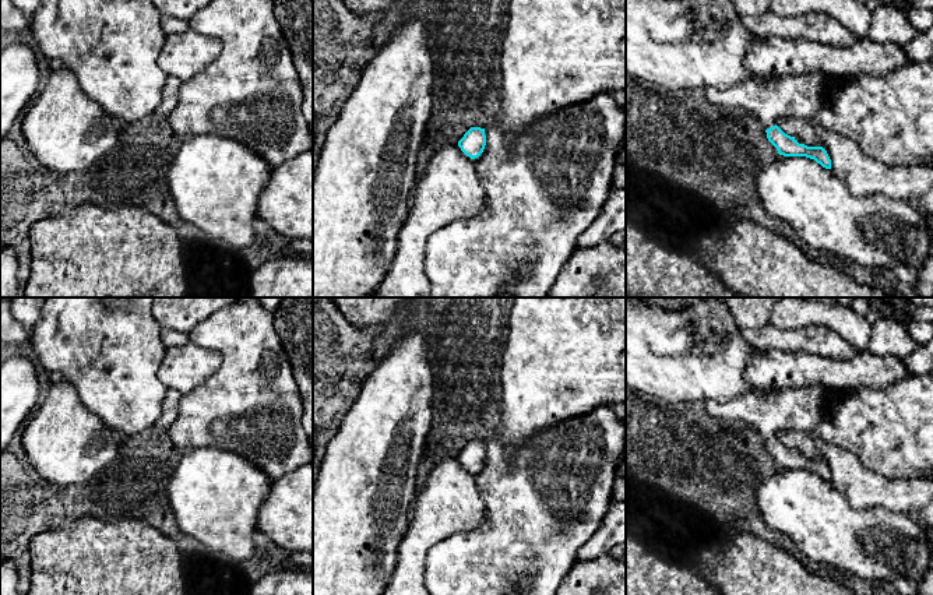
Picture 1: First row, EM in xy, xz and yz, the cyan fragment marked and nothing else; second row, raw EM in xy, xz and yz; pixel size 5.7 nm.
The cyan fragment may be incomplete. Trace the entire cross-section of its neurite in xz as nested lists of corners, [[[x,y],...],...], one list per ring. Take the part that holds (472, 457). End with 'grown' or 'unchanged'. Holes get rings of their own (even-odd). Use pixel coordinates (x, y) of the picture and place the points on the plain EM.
[[[471,440],[458,454],[458,460],[461,461],[461,464],[472,472],[478,471],[483,465],[485,458],[485,441],[480,440]]]; unchanged

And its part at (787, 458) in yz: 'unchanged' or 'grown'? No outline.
grown

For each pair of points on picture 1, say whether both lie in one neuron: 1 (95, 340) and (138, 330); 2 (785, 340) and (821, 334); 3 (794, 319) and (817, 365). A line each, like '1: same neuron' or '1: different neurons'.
1: same neuron
2: same neuron
3: different neurons

